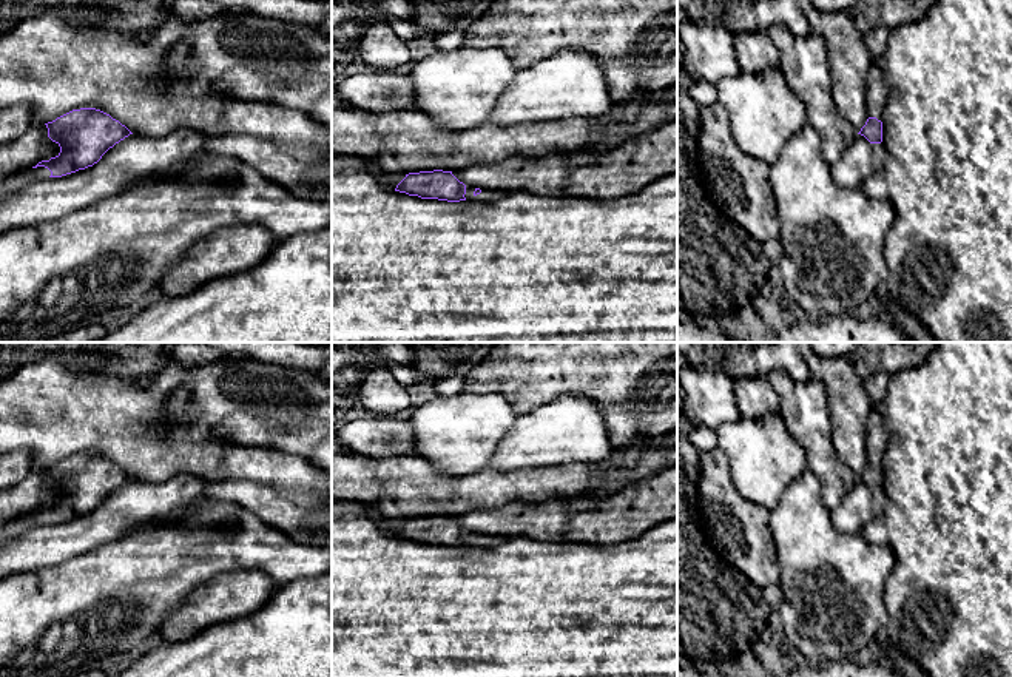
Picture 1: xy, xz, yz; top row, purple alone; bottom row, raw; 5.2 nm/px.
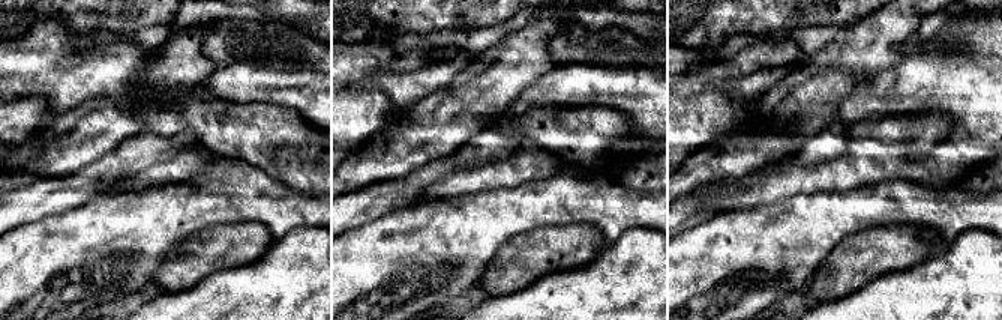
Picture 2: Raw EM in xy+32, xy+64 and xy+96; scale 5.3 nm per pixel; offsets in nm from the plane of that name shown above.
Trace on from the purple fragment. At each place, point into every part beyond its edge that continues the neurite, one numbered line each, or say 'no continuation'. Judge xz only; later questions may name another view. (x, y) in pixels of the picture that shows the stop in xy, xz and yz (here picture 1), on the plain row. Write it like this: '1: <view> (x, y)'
1: xz (486, 540)

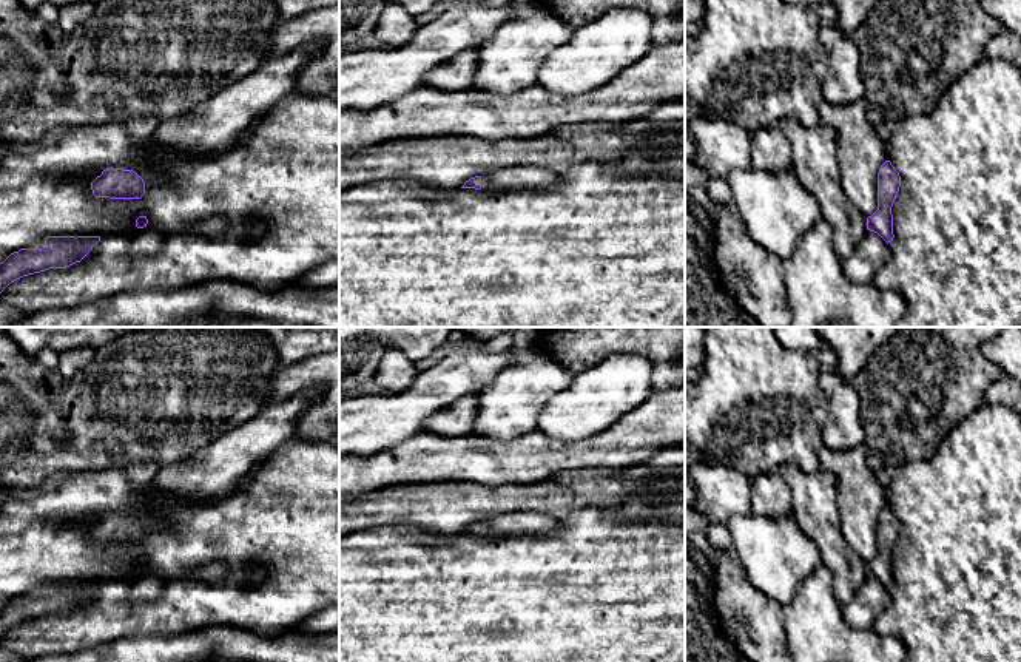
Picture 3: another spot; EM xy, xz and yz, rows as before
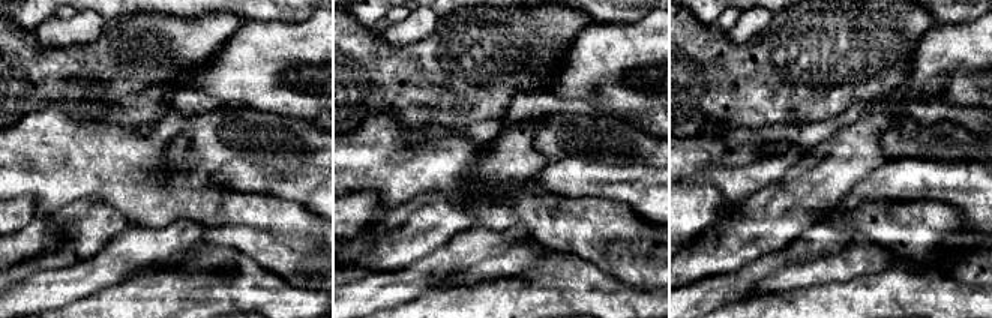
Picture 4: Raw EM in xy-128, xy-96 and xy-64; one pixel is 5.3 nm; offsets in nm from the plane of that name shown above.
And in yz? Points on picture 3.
no continuation

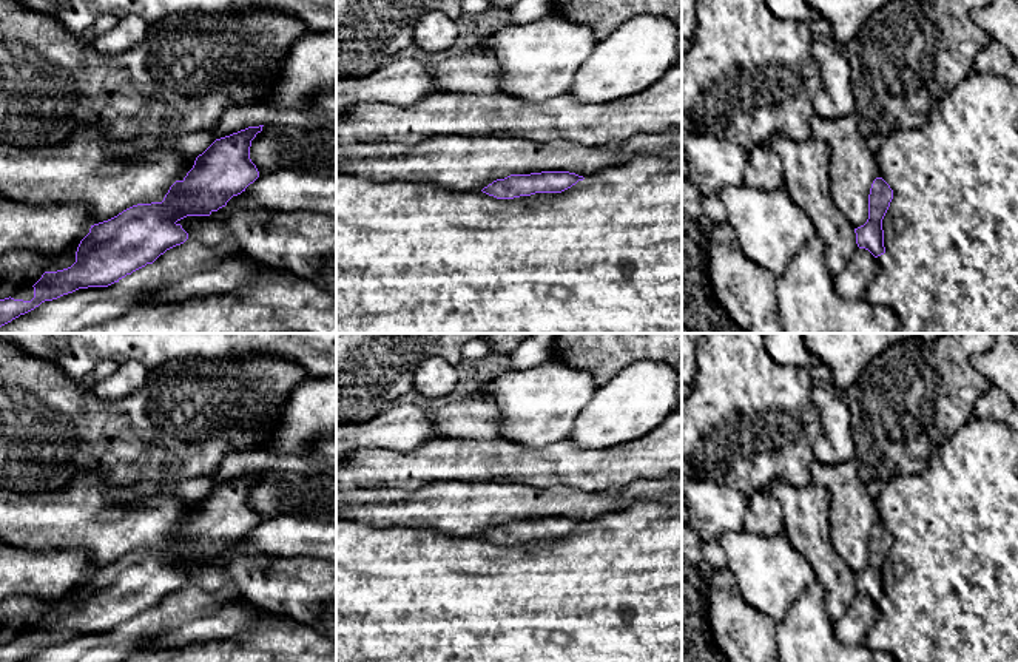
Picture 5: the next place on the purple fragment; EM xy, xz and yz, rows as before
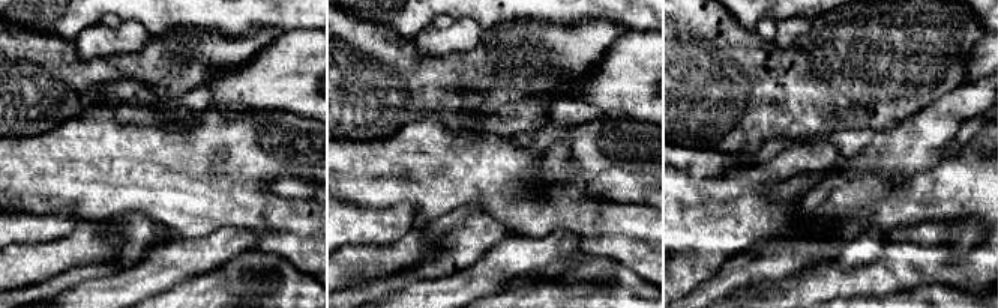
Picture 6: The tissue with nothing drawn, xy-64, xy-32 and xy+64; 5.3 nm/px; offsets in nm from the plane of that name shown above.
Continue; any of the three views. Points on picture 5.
1: xy (26, 639)

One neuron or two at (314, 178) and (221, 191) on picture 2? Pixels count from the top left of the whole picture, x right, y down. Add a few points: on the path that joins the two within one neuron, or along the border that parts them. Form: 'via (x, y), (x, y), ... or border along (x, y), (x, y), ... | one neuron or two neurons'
border along (251, 164), (291, 188), (314, 196) | two neurons

